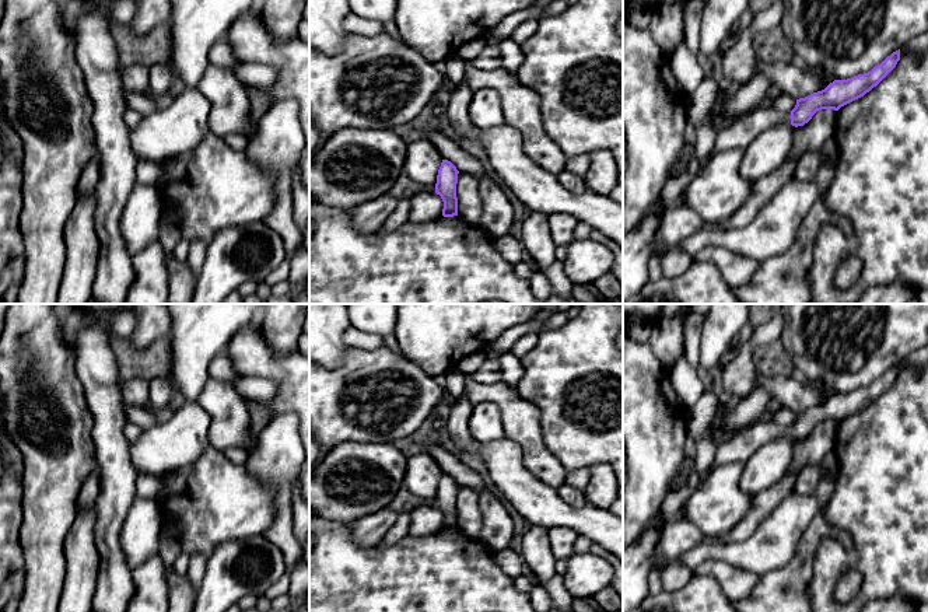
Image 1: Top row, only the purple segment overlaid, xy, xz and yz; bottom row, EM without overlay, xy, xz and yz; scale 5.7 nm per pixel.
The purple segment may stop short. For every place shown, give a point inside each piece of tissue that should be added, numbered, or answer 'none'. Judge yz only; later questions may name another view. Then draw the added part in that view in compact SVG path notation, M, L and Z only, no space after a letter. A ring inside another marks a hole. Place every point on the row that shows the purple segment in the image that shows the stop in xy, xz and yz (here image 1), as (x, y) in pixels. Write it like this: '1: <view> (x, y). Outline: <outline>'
1: yz (739, 133). Outline: M771 104L759 106L731 123L717 127L717 140L711 158L726 150L746 148L761 132L782 123L791 123L791 112L780 112ZM694 157L683 174L670 176L659 195L659 200L649 206L644 217L670 207L710 160L701 161Z

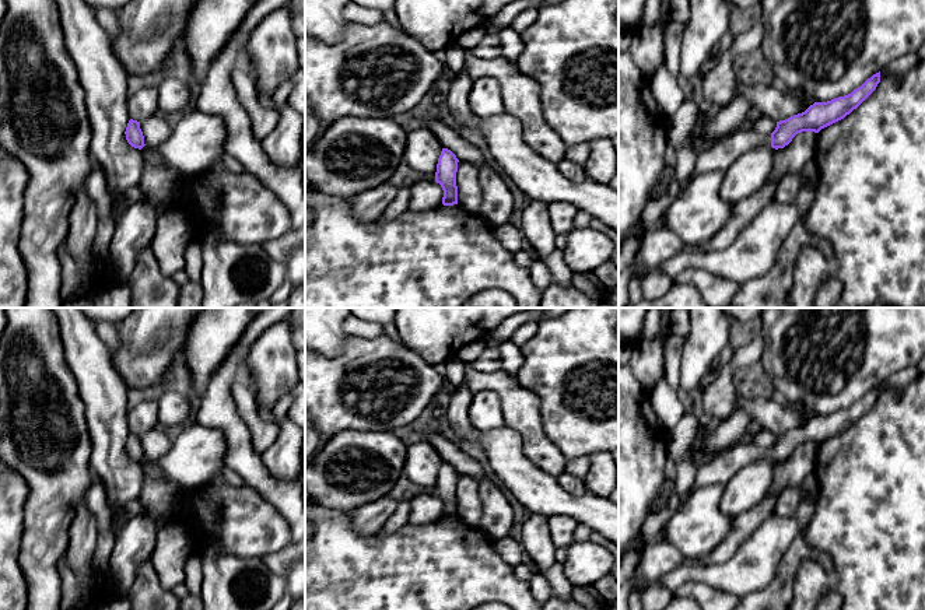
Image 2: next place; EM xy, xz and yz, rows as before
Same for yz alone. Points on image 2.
1: yz (719, 155). Outline: M751 126L739 129L711 146L697 150L697 162L691 180L707 172L726 171L742 154L763 146L771 146L771 134L760 134ZM675 179L663 196L651 199L640 217L640 222L630 228L624 239L651 229L690 182L682 183Z

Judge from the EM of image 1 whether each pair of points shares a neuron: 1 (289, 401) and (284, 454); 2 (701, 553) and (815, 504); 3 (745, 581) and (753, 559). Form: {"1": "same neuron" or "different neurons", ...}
{"1": "different neurons", "2": "same neuron", "3": "different neurons"}

